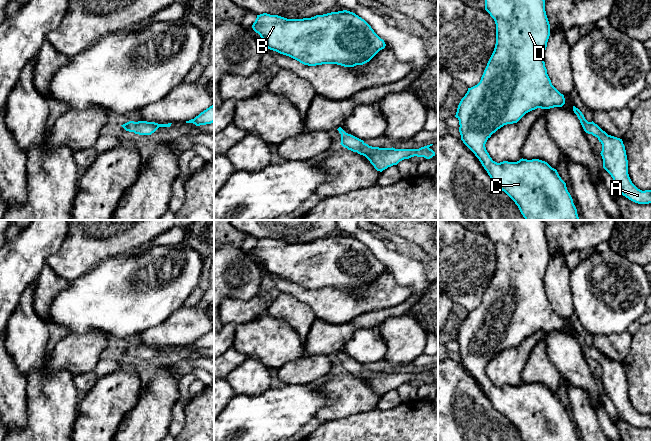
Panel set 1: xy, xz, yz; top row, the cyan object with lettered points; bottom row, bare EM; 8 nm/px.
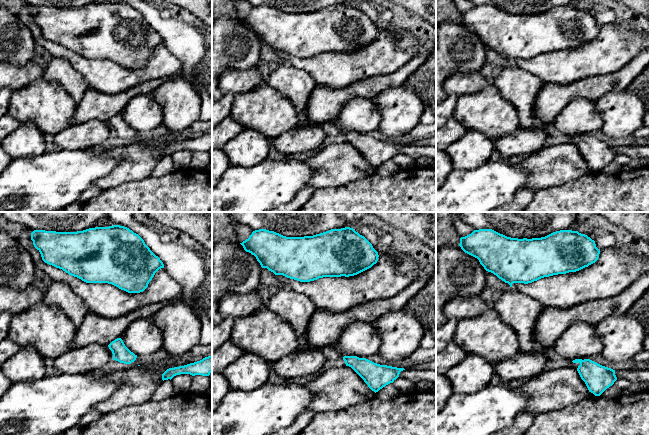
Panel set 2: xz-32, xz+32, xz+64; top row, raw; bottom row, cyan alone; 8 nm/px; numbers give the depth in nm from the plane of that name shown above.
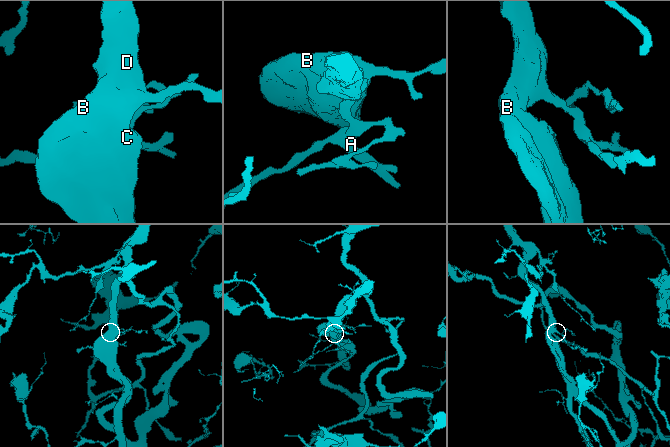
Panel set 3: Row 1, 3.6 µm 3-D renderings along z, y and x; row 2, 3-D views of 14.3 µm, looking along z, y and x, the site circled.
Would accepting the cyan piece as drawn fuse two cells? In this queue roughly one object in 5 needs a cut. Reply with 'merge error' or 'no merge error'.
no merge error

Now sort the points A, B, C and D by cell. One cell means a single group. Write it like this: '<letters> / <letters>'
A B C D

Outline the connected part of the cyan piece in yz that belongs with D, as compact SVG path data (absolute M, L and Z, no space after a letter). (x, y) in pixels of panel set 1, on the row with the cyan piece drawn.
M485 0L485 10L494 19L496 24L496 44L494 51L487 63L484 73L481 77L480 82L468 88L467 93L461 99L455 117L459 120L459 132L461 135L461 140L463 143L475 154L479 159L484 169L487 171L488 175L492 179L493 183L498 186L502 191L504 191L518 206L521 214L525 220L579 220L577 209L573 203L573 199L567 190L566 183L561 179L556 169L552 168L547 162L539 159L520 159L517 162L503 161L497 163L492 160L489 153L486 150L485 144L487 140L495 133L498 129L507 124L517 123L526 113L535 110L537 108L550 109L554 107L562 107L565 104L564 95L561 94L551 83L551 80L547 74L547 69L545 67L544 55L547 47L547 42L550 36L550 24L545 11L545 0Z

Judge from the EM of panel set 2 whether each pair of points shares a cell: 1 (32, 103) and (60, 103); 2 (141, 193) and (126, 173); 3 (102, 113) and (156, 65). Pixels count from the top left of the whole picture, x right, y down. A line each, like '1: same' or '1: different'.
1: same
2: different
3: different

